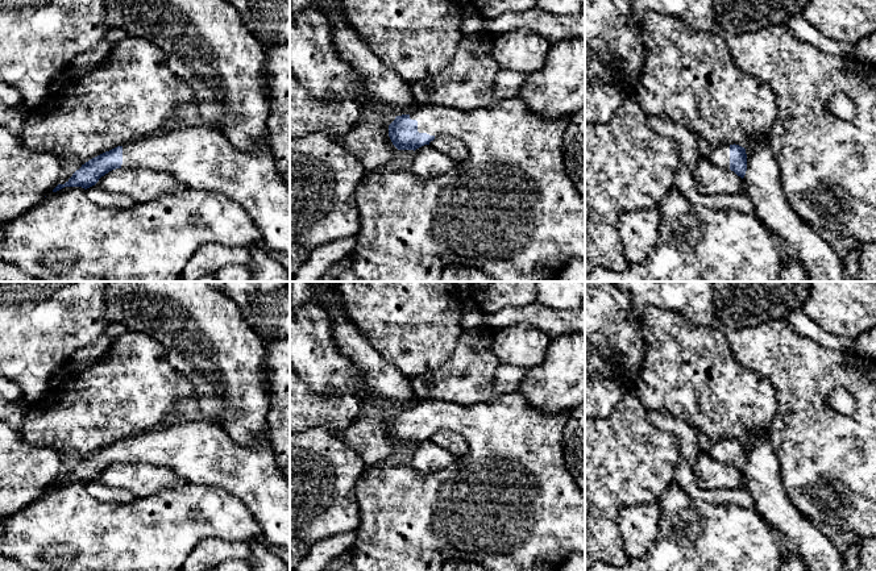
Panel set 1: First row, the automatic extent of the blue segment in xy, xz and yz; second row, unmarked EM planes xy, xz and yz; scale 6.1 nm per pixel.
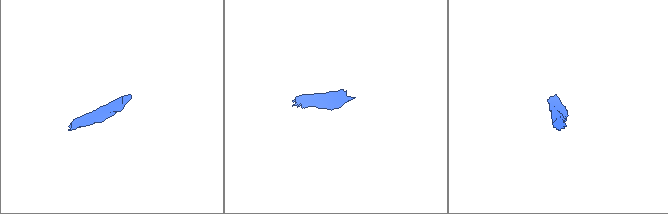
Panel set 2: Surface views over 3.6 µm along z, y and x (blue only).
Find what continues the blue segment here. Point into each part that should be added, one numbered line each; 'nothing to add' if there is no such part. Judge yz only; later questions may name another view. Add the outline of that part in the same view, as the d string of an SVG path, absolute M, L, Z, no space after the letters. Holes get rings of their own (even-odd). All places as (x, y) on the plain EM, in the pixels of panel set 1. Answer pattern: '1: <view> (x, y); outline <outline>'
1: yz (719, 451); outline M730 439L714 442L709 455L718 462L730 463Z

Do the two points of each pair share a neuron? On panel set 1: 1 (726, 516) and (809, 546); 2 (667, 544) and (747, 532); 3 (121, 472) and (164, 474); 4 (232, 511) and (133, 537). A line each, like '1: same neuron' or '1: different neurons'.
1: different neurons
2: same neuron
3: same neuron
4: same neuron

